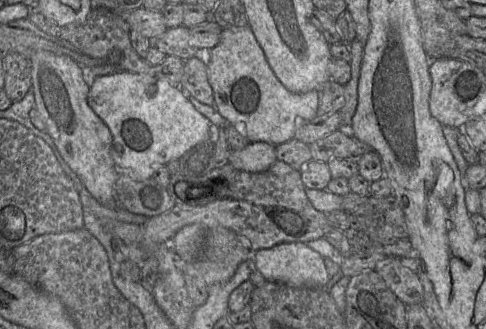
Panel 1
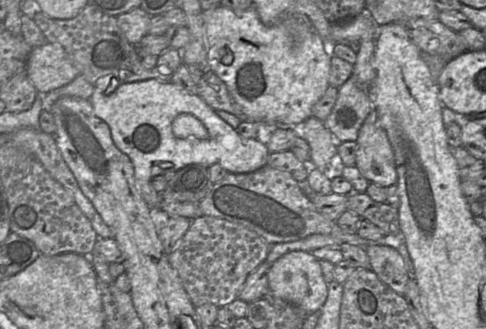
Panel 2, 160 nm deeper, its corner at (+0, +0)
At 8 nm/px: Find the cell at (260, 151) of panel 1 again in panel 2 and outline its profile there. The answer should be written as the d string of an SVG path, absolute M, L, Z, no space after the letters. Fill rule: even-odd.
M113 76L101 77L94 84L90 101L96 116L110 127L112 140L117 148L130 158L136 187L149 209L160 208L161 202L161 195L152 187L151 179L164 175L169 170L178 171L189 164L209 167L217 163L229 173L242 174L267 165L270 154L267 146L258 139L239 135L198 94L190 94L179 85L157 79L120 82L112 93L105 94L111 78ZM185 113L192 114L203 122L209 133L207 139L174 136L172 123L178 115Z

